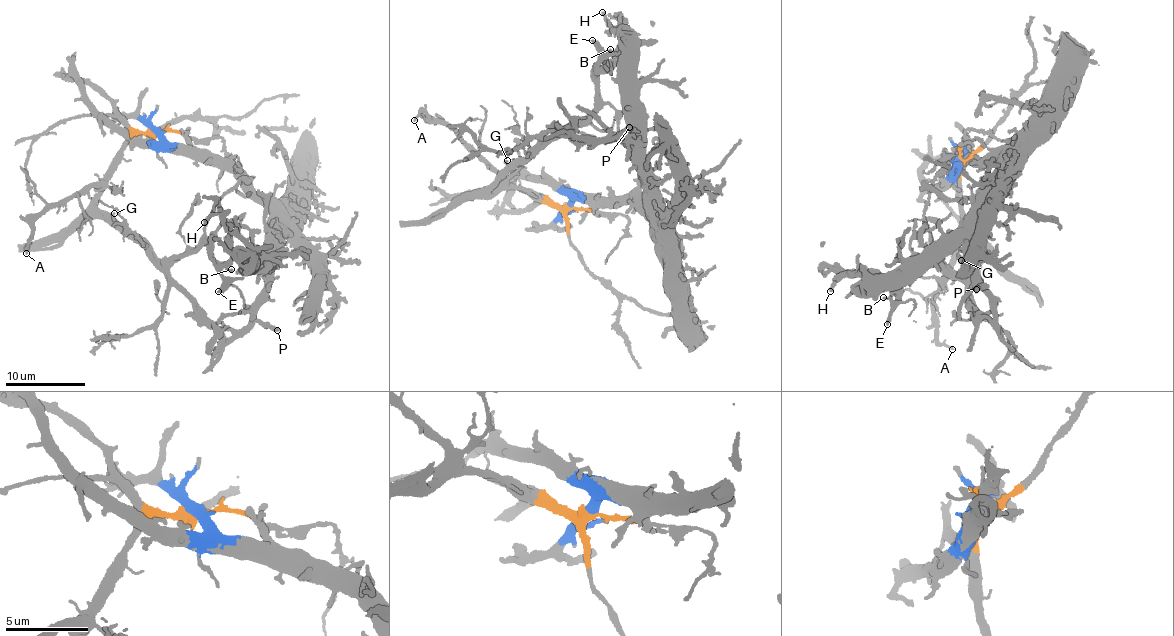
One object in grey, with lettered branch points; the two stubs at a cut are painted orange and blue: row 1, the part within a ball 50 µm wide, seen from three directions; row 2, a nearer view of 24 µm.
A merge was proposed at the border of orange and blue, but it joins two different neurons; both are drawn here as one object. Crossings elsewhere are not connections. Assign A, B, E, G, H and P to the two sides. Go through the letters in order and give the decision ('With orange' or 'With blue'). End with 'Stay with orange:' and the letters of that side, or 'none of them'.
A: With orange
B: With orange
E: With orange
G: With orange
H: With blue
P: With blue
Stay with orange: A, B, E, G

